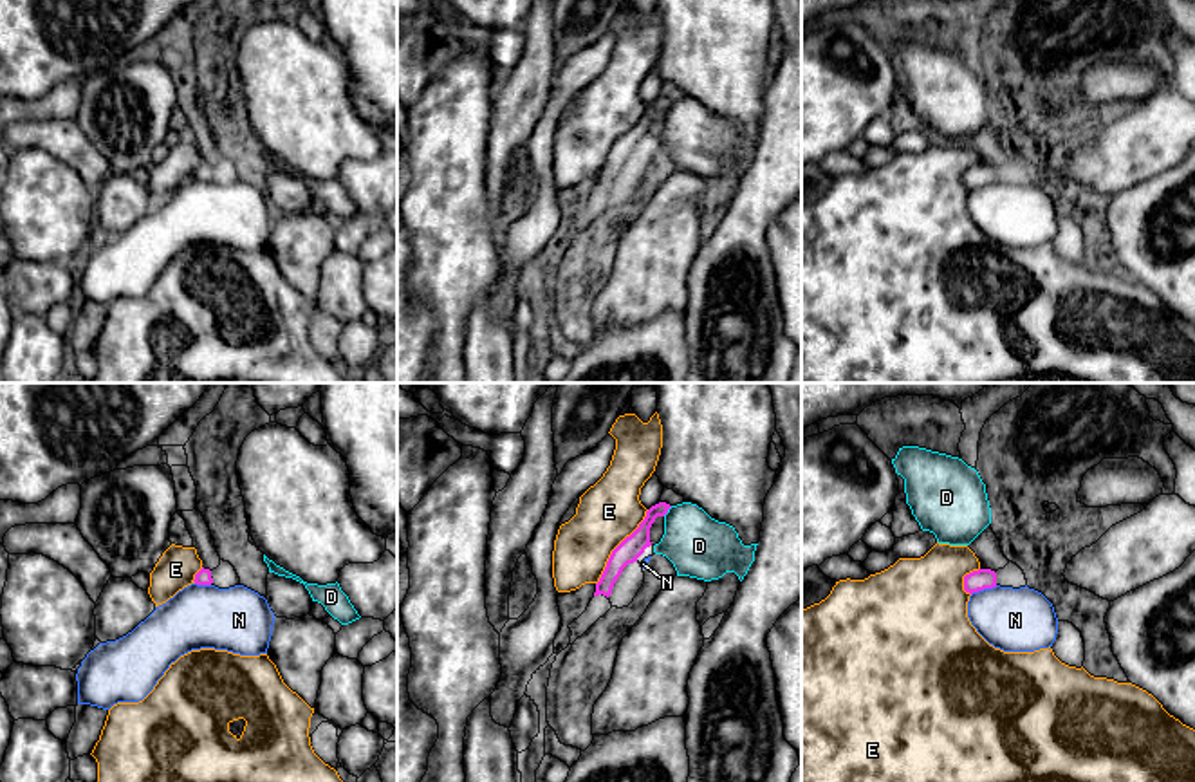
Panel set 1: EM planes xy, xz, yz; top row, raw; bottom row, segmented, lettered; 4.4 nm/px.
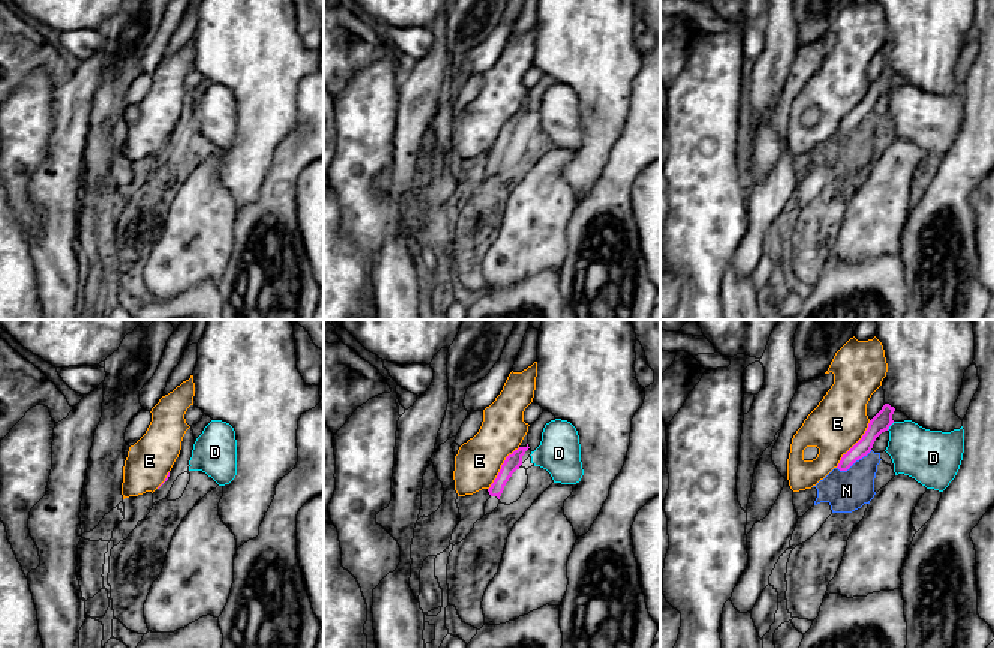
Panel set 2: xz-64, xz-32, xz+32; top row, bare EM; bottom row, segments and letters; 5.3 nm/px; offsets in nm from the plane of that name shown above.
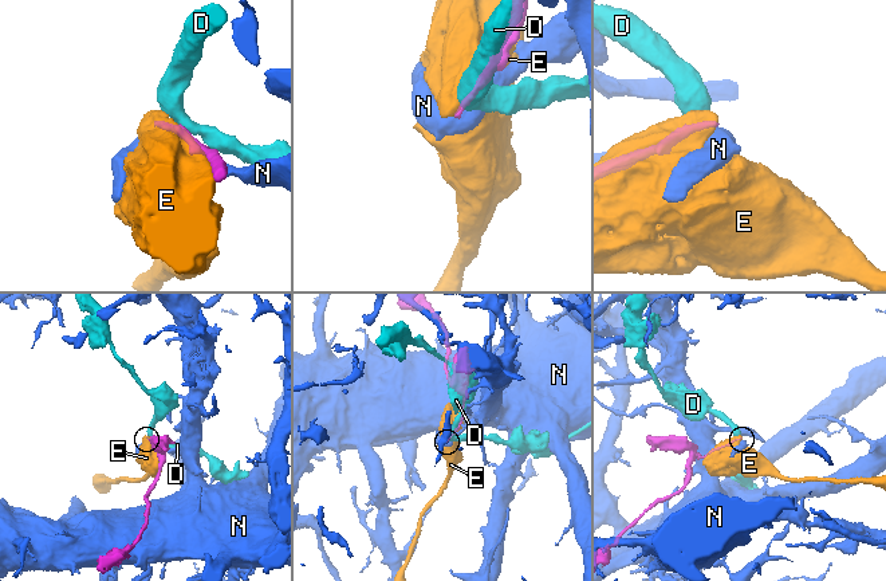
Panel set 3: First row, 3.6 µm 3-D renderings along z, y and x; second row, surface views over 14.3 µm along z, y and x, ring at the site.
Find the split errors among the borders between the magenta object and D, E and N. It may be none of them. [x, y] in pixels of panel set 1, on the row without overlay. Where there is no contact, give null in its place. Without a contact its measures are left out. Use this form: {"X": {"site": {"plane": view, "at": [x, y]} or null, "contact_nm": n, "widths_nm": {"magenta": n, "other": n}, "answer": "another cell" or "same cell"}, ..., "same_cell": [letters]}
{"D": {"site": {"plane": "xz", "at": [666, 107]}, "contact_nm": 60, "widths_nm": {"magenta": 100, "other": 280}, "answer": "another cell"}, "E": {"site": {"plane": "xz", "at": [616, 143]}, "contact_nm": 400, "widths_nm": {"magenta": 100, "other": 280}, "answer": "another cell"}, "N": {"site": {"plane": "yz", "at": [984, 183]}, "contact_nm": 130, "widths_nm": {"magenta": 100, "other": 280}, "answer": "another cell"}, "same_cell": []}

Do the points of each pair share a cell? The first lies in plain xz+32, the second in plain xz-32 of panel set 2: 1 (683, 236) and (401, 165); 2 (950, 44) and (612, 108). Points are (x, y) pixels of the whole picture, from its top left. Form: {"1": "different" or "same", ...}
{"1": "different", "2": "same"}

